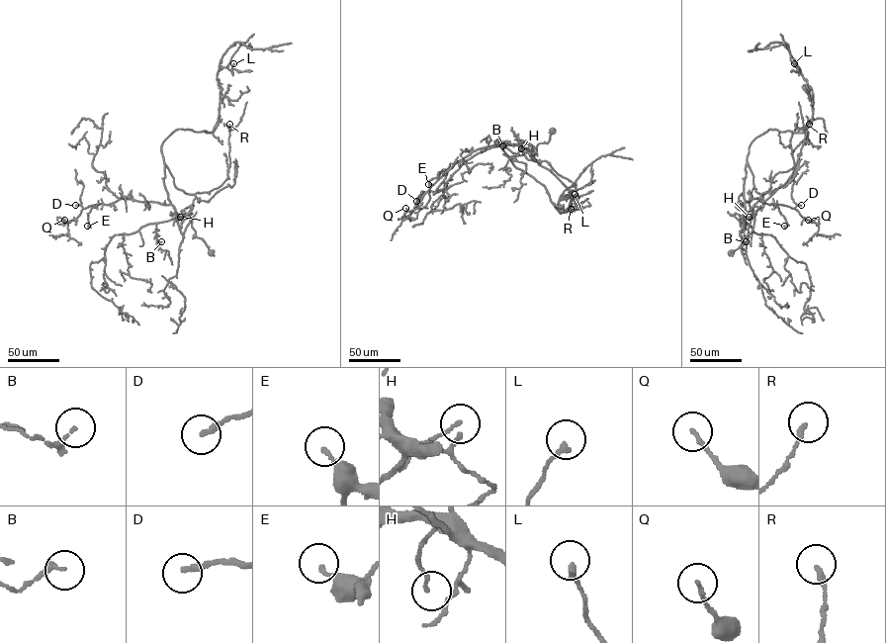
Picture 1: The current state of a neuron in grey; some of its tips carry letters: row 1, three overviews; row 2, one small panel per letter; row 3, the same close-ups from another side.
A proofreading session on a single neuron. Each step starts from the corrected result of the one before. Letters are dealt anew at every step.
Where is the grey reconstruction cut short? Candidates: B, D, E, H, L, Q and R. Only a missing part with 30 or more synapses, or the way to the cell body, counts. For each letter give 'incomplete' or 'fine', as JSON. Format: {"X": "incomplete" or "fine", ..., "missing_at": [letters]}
{"B": "fine", "D": "incomplete", "E": "fine", "H": "fine", "L": "fine", "Q": "fine", "R": "fine", "missing_at": ["D"]}

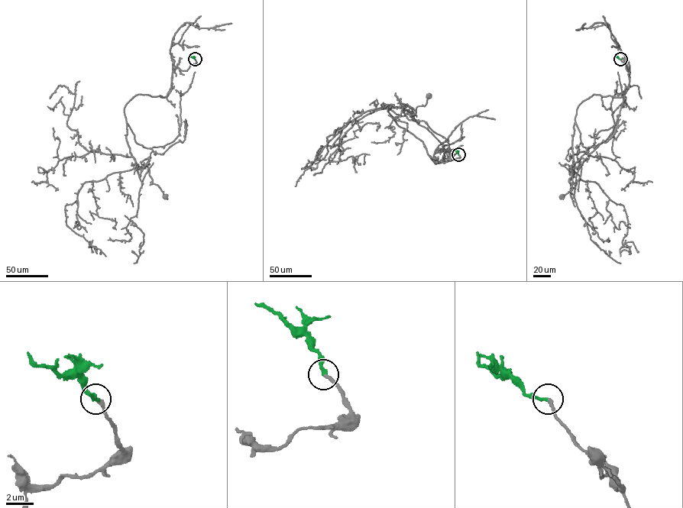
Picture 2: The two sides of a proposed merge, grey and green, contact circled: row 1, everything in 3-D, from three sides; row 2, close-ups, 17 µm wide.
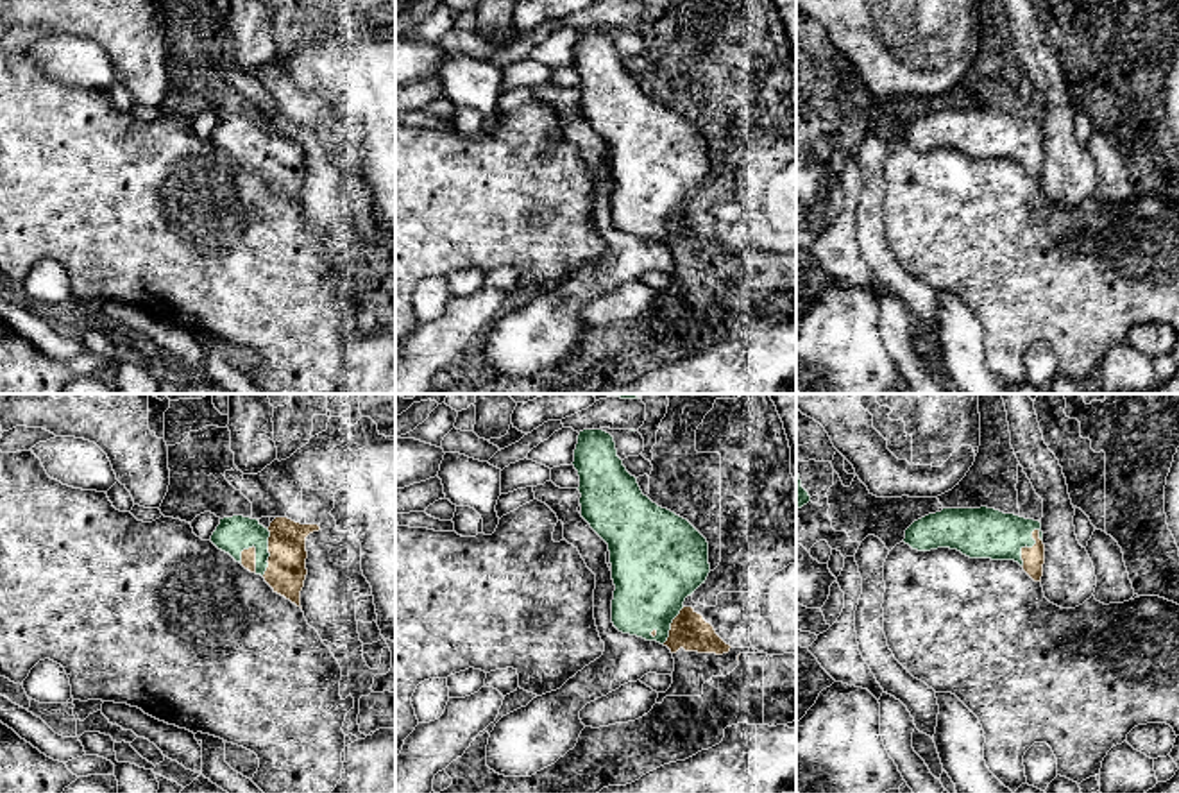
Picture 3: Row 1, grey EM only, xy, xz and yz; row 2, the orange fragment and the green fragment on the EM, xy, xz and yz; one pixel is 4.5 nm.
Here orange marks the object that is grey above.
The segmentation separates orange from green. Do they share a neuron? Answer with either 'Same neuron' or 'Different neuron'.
Same neuron

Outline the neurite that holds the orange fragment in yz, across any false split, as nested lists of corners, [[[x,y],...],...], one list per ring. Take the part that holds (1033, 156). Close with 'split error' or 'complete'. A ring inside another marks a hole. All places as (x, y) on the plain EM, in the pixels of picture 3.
[[[943,107],[914,120],[905,143],[918,150],[957,149],[970,158],[1014,159],[1041,181],[1045,143],[1041,122],[995,107]]]; split error

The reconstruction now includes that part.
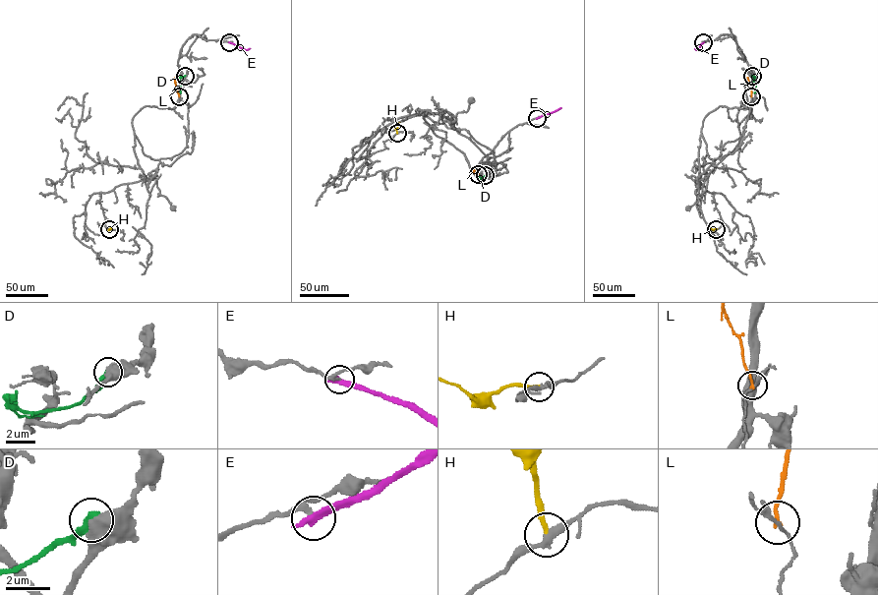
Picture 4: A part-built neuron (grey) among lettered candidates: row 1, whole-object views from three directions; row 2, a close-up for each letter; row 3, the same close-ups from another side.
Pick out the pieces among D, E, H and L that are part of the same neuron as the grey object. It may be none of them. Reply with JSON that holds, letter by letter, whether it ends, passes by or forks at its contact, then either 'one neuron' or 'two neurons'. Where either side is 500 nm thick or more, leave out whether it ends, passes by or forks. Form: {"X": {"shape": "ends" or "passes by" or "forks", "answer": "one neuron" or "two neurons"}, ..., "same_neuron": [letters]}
{"D": {"answer": "two neurons"}, "E": {"shape": "ends", "answer": "two neurons"}, "H": {"shape": "ends", "answer": "two neurons"}, "L": {"shape": "ends", "answer": "two neurons"}, "same_neuron": []}

